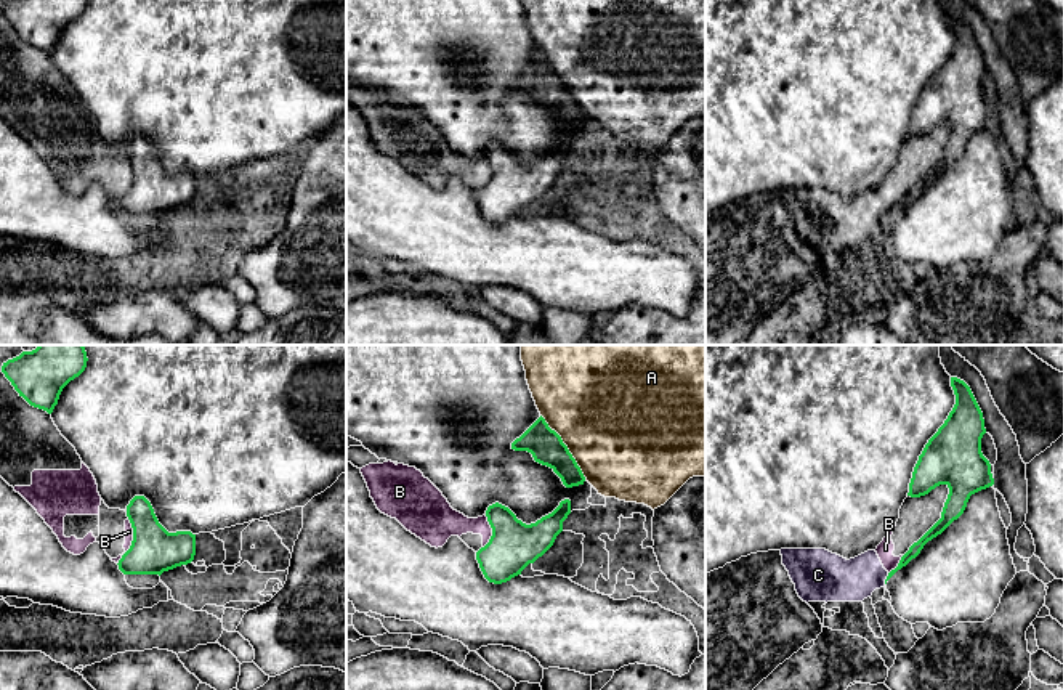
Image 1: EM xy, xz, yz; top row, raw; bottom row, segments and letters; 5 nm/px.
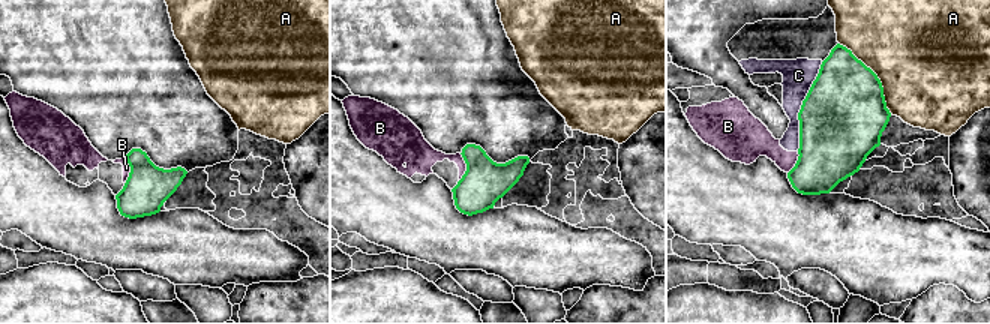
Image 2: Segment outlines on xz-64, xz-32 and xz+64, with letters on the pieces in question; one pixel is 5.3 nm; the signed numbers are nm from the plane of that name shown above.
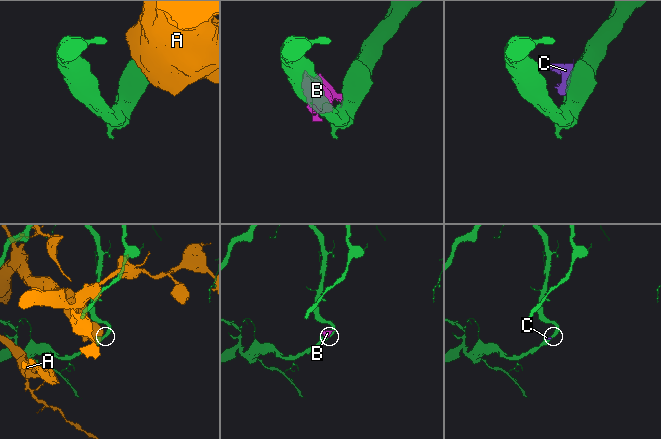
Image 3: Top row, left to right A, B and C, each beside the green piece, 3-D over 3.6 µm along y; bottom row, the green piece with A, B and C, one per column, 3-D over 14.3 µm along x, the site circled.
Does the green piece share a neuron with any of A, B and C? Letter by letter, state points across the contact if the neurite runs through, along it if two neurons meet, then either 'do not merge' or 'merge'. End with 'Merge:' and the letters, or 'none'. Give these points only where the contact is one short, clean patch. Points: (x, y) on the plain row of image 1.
A: do not merge
B: border xy (129, 159), (132, 183), (117, 204); do not merge
C: do not merge
Merge: none

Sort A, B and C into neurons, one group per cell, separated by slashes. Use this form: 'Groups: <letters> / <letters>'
Groups: A / B C

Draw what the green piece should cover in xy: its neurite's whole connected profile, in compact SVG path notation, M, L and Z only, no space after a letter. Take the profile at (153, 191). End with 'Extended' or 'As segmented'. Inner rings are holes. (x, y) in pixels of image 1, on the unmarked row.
M135 136L130 141L127 157L133 168L133 181L117 204L123 215L160 217L164 212L194 201L196 175L191 172L168 173L144 136Z. As segmented

